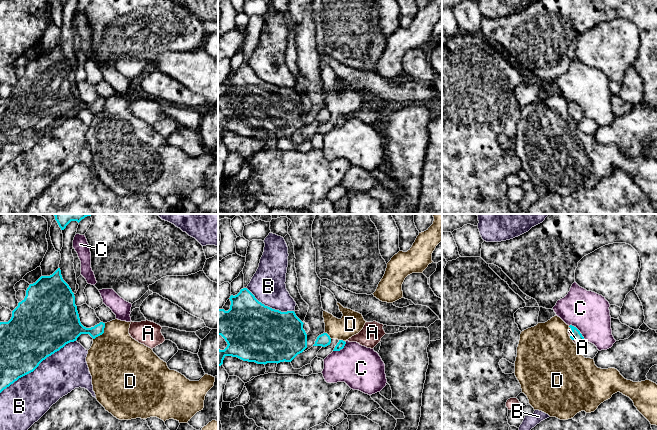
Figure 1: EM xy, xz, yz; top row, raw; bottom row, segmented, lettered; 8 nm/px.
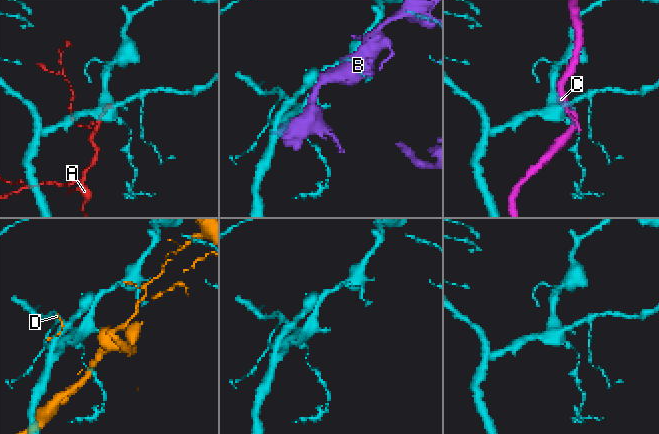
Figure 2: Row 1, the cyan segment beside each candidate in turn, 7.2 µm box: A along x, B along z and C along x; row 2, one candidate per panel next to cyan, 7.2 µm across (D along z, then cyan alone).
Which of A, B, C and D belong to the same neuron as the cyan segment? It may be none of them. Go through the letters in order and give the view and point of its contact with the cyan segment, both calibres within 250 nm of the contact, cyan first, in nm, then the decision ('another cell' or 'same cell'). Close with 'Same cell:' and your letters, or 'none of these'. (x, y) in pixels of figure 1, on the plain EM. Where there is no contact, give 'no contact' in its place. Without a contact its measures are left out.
A: yz (572, 107) | 80/30 nm | same cell
B: xy (37, 142) | 440/360 nm | another cell
C: yz (579, 107) | 80/320 nm | another cell
D: xy (102, 109) | 160/460 nm | another cell
Same cell: A

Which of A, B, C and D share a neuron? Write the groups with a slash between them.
A / B / C / D

